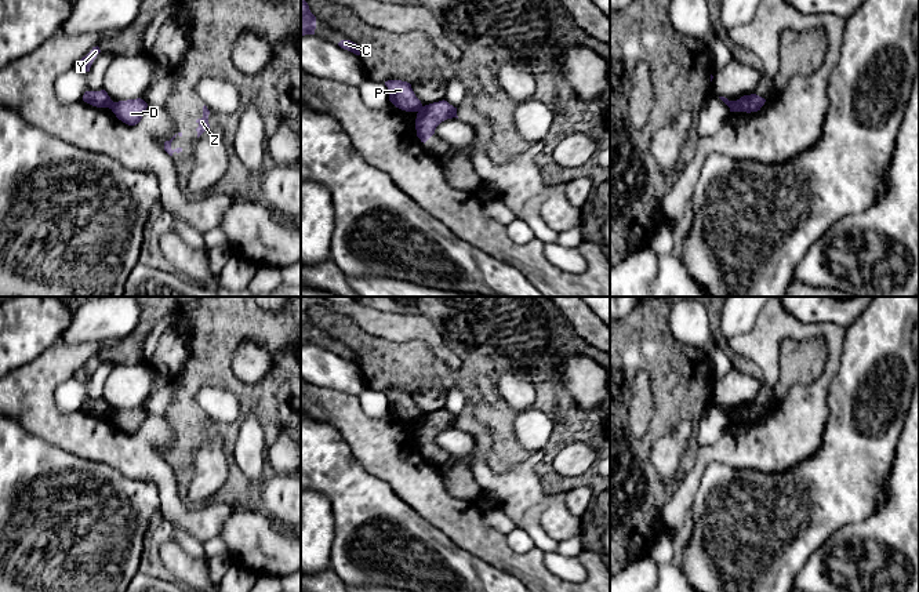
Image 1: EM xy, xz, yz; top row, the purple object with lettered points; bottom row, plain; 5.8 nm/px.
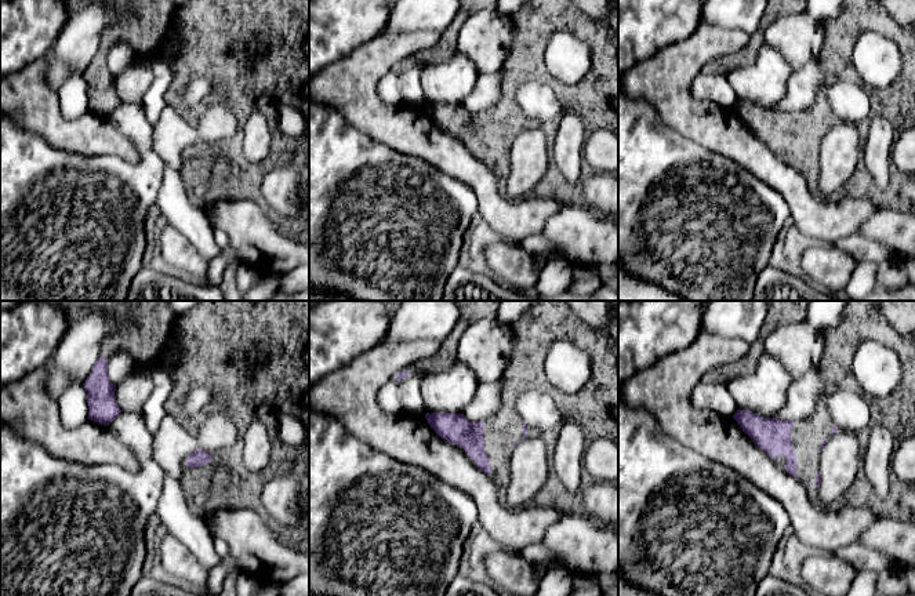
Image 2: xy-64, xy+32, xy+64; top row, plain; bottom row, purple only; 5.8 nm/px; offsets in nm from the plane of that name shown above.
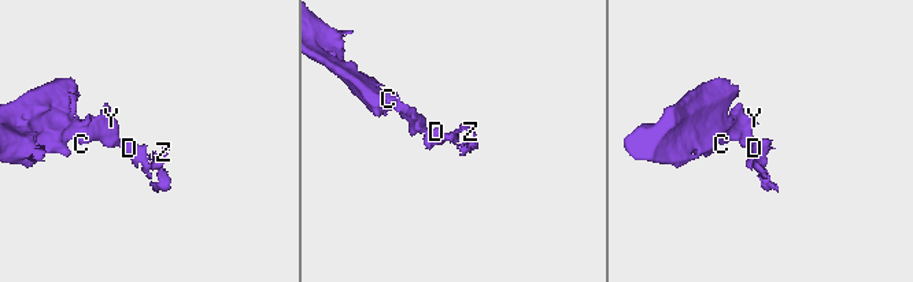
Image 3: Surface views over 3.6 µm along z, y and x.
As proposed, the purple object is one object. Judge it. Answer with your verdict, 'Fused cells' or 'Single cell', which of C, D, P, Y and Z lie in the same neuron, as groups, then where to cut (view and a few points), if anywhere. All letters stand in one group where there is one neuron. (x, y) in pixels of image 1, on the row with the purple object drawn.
Fused cells. Groups: C P Y / D Z. Split along xy (113, 102), (109, 108)

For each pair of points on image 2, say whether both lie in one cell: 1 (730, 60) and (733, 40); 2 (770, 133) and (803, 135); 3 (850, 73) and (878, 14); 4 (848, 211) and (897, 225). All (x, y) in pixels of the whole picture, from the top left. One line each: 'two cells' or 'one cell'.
1: two cells
2: one cell
3: one cell
4: two cells

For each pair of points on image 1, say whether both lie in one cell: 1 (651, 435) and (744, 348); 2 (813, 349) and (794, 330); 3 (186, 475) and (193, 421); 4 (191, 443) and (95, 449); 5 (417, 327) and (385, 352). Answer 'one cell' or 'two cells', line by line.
1: two cells
2: two cells
3: one cell
4: two cells
5: two cells

